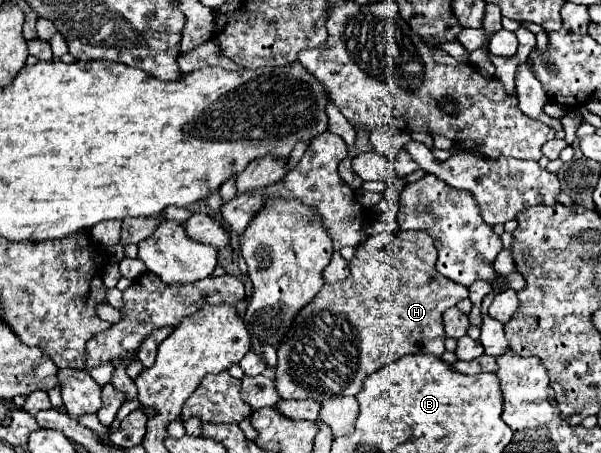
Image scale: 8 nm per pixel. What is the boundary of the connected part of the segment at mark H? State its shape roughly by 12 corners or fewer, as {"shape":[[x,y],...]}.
{"shape":[[422,231],[376,233],[278,343],[282,399],[442,357],[468,289]]}

